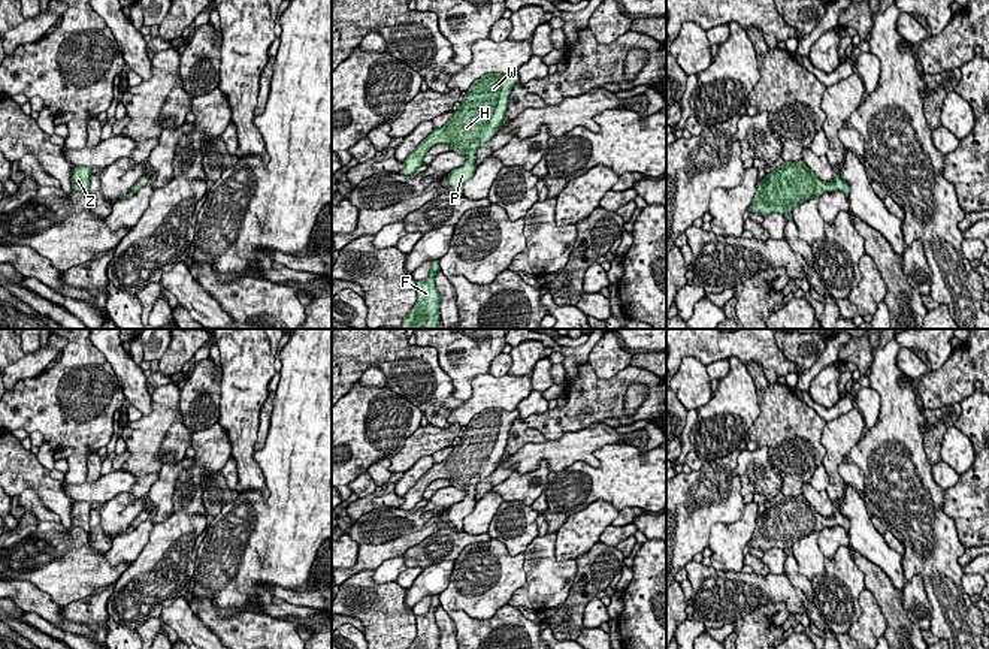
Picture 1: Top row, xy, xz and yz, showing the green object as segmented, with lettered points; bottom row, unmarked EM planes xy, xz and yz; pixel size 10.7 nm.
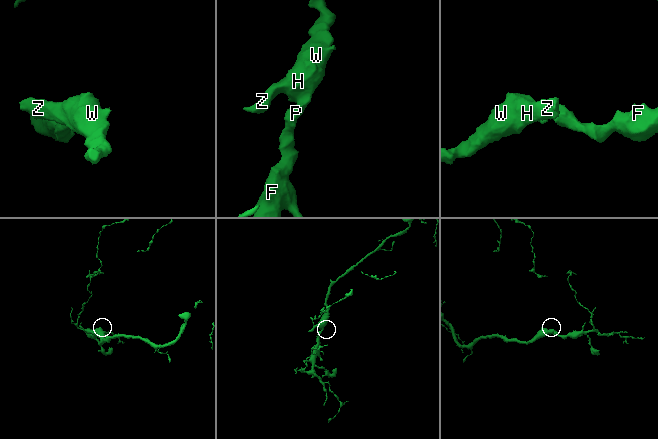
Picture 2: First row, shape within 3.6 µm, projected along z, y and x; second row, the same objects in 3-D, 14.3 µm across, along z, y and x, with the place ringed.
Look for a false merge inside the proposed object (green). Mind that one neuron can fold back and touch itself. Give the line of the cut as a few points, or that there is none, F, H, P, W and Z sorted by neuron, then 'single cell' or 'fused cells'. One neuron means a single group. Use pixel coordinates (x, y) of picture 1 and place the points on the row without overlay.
no cut; F H P W Z; single cell

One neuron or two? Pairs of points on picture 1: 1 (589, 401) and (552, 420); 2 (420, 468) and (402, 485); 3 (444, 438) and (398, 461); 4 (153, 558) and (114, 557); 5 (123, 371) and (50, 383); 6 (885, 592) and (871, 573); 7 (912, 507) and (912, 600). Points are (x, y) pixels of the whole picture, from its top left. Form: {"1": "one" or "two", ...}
{"1": "one", "2": "one", "3": "one", "4": "two", "5": "two", "6": "one", "7": "two"}

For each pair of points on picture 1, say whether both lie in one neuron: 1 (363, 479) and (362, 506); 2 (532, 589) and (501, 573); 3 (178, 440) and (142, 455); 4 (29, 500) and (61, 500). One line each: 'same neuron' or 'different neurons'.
1: different neurons
2: different neurons
3: different neurons
4: different neurons

